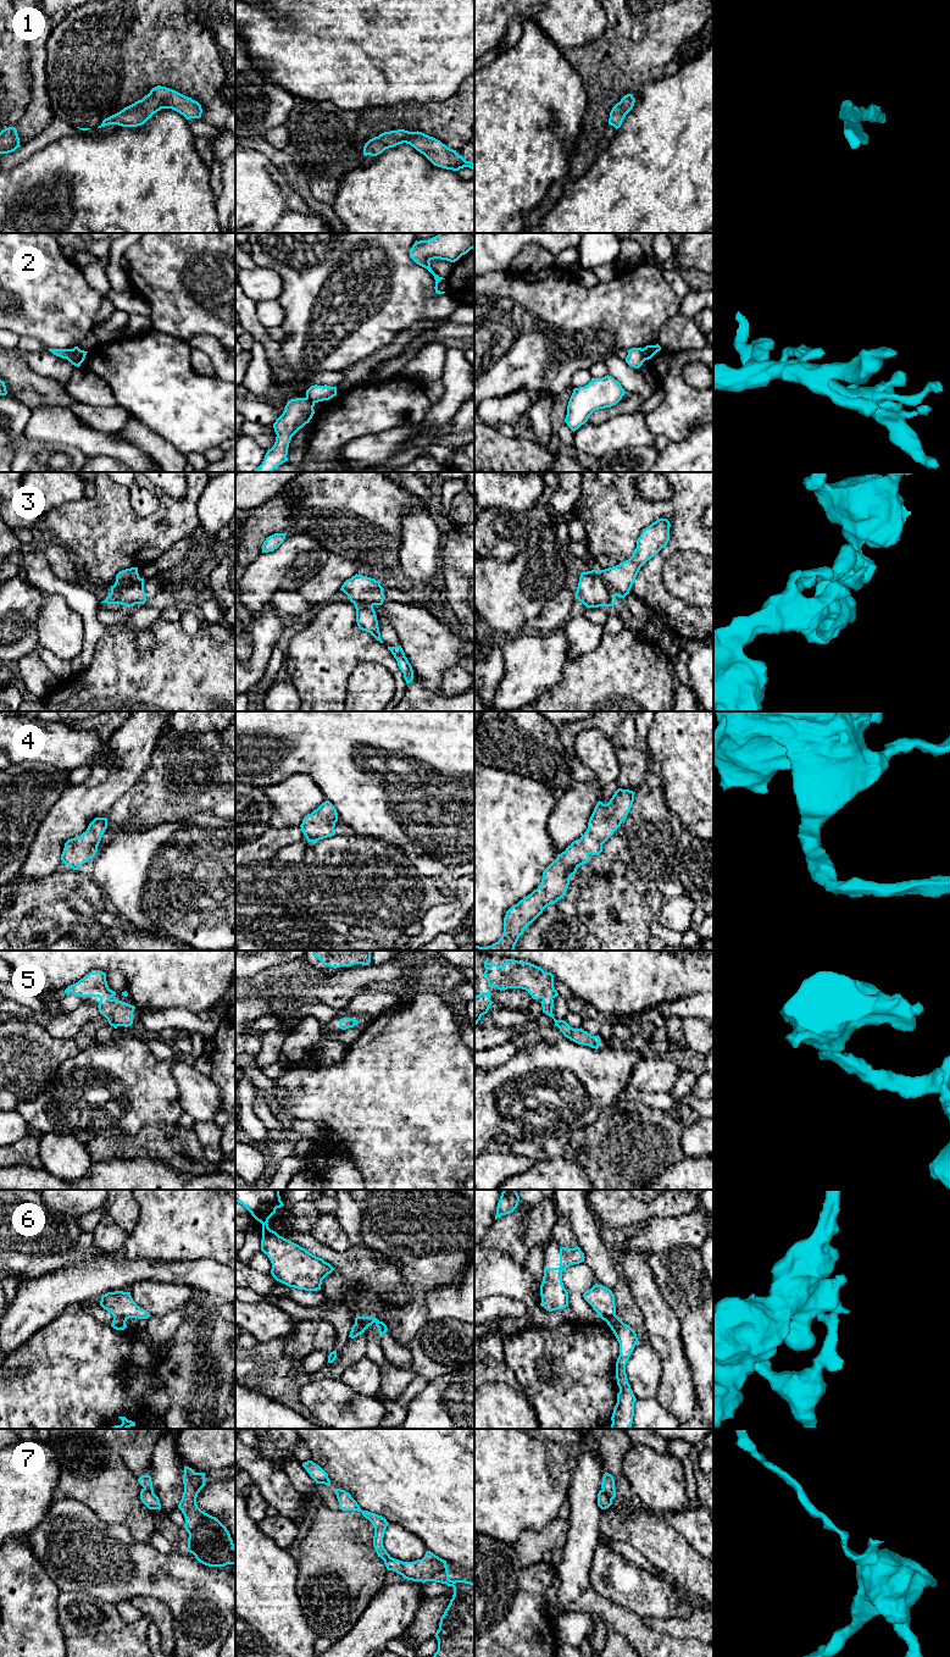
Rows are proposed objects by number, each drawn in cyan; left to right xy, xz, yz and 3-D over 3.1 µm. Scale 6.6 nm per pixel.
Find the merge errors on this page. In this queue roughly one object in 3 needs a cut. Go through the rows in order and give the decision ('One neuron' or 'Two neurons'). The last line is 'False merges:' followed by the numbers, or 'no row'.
1: One neuron
2: Two neurons
3: Two neurons
4: One neuron
5: One neuron
6: Two neurons
7: Two neurons
False merges: 2, 3, 6, 7

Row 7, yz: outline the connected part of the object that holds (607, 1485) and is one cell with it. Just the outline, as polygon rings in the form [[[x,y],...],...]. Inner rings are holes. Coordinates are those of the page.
[[[604,1474],[601,1489],[611,1500],[616,1497],[615,1479],[611,1474]]]

